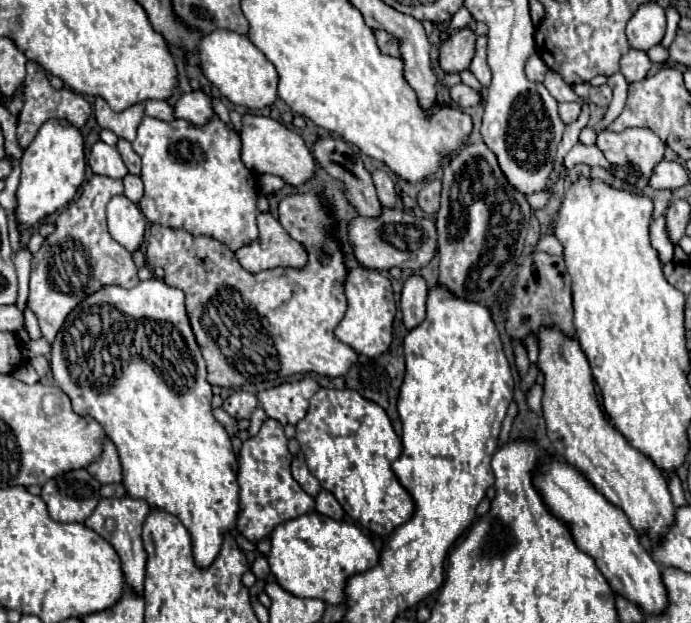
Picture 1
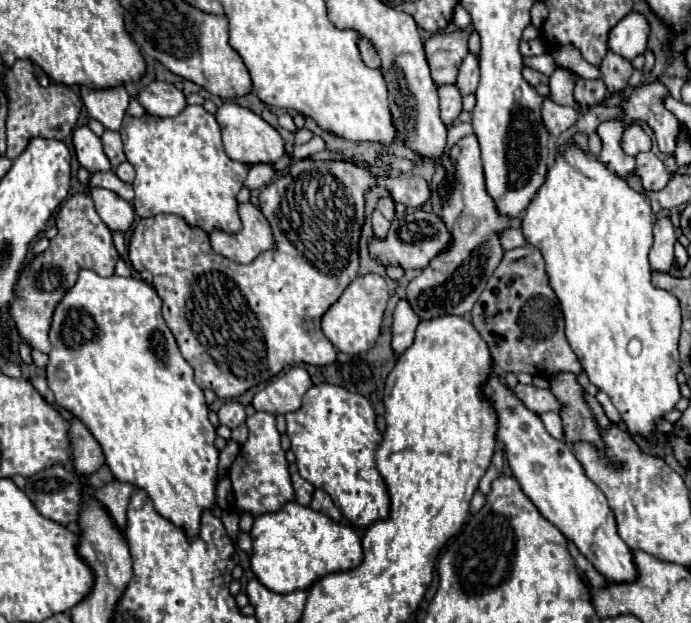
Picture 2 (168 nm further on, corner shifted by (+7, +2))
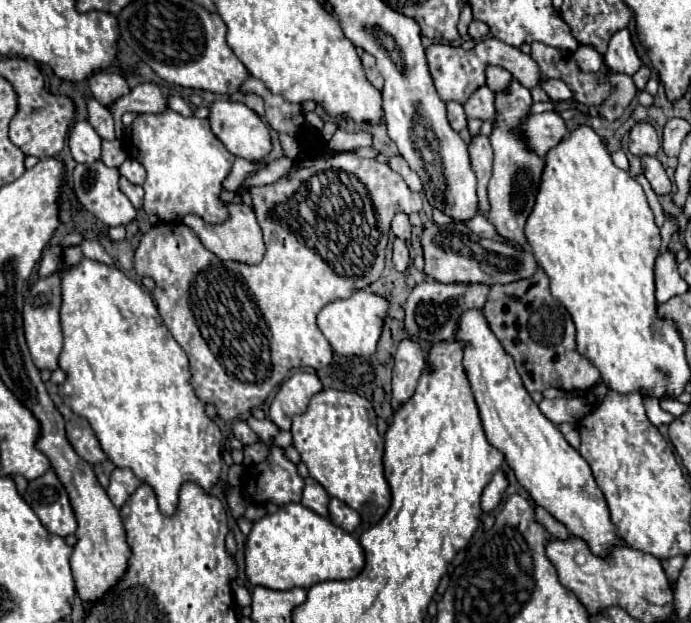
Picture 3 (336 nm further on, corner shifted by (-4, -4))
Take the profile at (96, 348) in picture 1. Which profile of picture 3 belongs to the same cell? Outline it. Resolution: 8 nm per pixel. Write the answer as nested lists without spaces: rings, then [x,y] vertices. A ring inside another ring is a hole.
[[[82,258],[80,264],[76,266],[66,266],[64,262],[58,268],[60,272],[60,288],[62,288],[62,306],[60,306],[60,328],[64,334],[64,348],[60,354],[60,368],[66,374],[66,380],[60,384],[60,396],[64,400],[64,404],[74,412],[80,414],[82,418],[86,418],[106,454],[108,460],[114,462],[114,466],[118,468],[130,468],[142,482],[150,484],[158,496],[158,504],[160,504],[160,512],[162,514],[174,514],[176,512],[176,502],[178,502],[178,492],[180,486],[188,480],[198,482],[206,492],[210,492],[210,488],[218,482],[222,464],[220,464],[220,442],[222,442],[222,434],[218,430],[218,426],[204,414],[204,404],[196,398],[196,394],[192,394],[192,386],[190,386],[190,374],[188,374],[188,356],[184,354],[184,350],[180,350],[178,342],[172,338],[170,330],[166,328],[166,324],[162,322],[156,304],[152,300],[152,296],[148,292],[142,290],[140,284],[128,280],[118,268],[90,260],[90,258]]]

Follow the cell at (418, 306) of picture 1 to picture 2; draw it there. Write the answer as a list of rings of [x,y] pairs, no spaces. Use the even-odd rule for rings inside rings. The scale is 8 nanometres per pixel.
[[[401,298],[393,312],[393,350],[397,356],[405,348],[409,348],[409,344],[413,344],[417,324],[419,324],[419,316],[411,308],[411,304],[405,298]]]

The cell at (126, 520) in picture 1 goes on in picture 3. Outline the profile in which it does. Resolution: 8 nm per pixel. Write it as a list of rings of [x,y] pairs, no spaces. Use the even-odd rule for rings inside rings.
[[[114,468],[114,472],[110,474],[110,486],[106,488],[108,498],[114,502],[116,508],[120,508],[132,494],[132,490],[136,490],[136,486],[140,486],[142,480],[134,476],[132,470],[128,468]]]

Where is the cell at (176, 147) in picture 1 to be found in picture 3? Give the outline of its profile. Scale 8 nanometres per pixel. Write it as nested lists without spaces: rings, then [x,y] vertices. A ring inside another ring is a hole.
[[[166,108],[160,114],[138,114],[134,122],[124,128],[124,138],[122,146],[130,158],[136,158],[148,172],[148,178],[144,182],[144,212],[146,214],[156,214],[162,222],[172,222],[174,216],[184,216],[184,214],[196,214],[204,218],[208,224],[220,224],[224,218],[228,218],[226,204],[218,200],[218,194],[222,192],[222,180],[228,176],[234,154],[224,148],[224,144],[212,134],[208,120],[200,120],[194,116],[182,116],[170,108]]]

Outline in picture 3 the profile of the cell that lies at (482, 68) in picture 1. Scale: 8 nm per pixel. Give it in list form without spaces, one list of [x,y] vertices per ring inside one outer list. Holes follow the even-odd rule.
[[[488,86],[478,88],[472,98],[464,104],[464,112],[466,118],[478,118],[478,120],[492,120],[496,116],[496,108],[494,108],[494,94],[490,92]]]

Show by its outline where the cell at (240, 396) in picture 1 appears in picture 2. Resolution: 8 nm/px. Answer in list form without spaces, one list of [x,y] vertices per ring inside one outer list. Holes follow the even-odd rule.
[[[237,400],[225,402],[217,414],[219,414],[219,422],[229,428],[237,428],[239,424],[245,422],[245,406]]]

